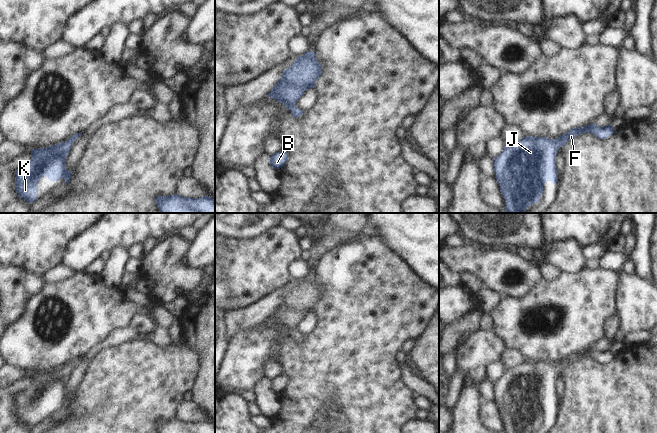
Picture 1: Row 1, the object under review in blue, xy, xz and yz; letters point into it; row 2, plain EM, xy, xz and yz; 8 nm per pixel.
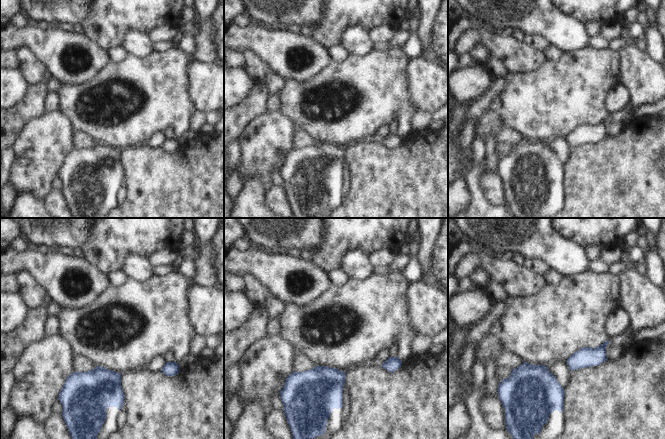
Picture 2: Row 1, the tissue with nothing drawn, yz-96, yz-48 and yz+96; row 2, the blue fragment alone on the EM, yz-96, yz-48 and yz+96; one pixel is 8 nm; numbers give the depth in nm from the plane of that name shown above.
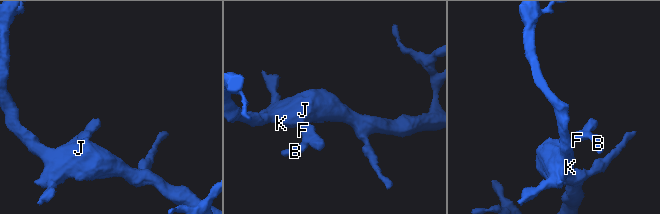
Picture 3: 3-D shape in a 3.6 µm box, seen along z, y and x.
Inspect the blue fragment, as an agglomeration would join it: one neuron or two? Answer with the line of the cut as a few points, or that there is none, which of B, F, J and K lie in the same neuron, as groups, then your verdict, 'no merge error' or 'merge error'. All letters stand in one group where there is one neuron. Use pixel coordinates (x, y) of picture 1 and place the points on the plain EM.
cut none; groups B F J K; no merge error

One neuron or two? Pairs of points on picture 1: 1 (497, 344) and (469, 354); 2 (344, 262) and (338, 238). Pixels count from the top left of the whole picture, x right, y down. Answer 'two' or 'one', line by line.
1: one
2: two

